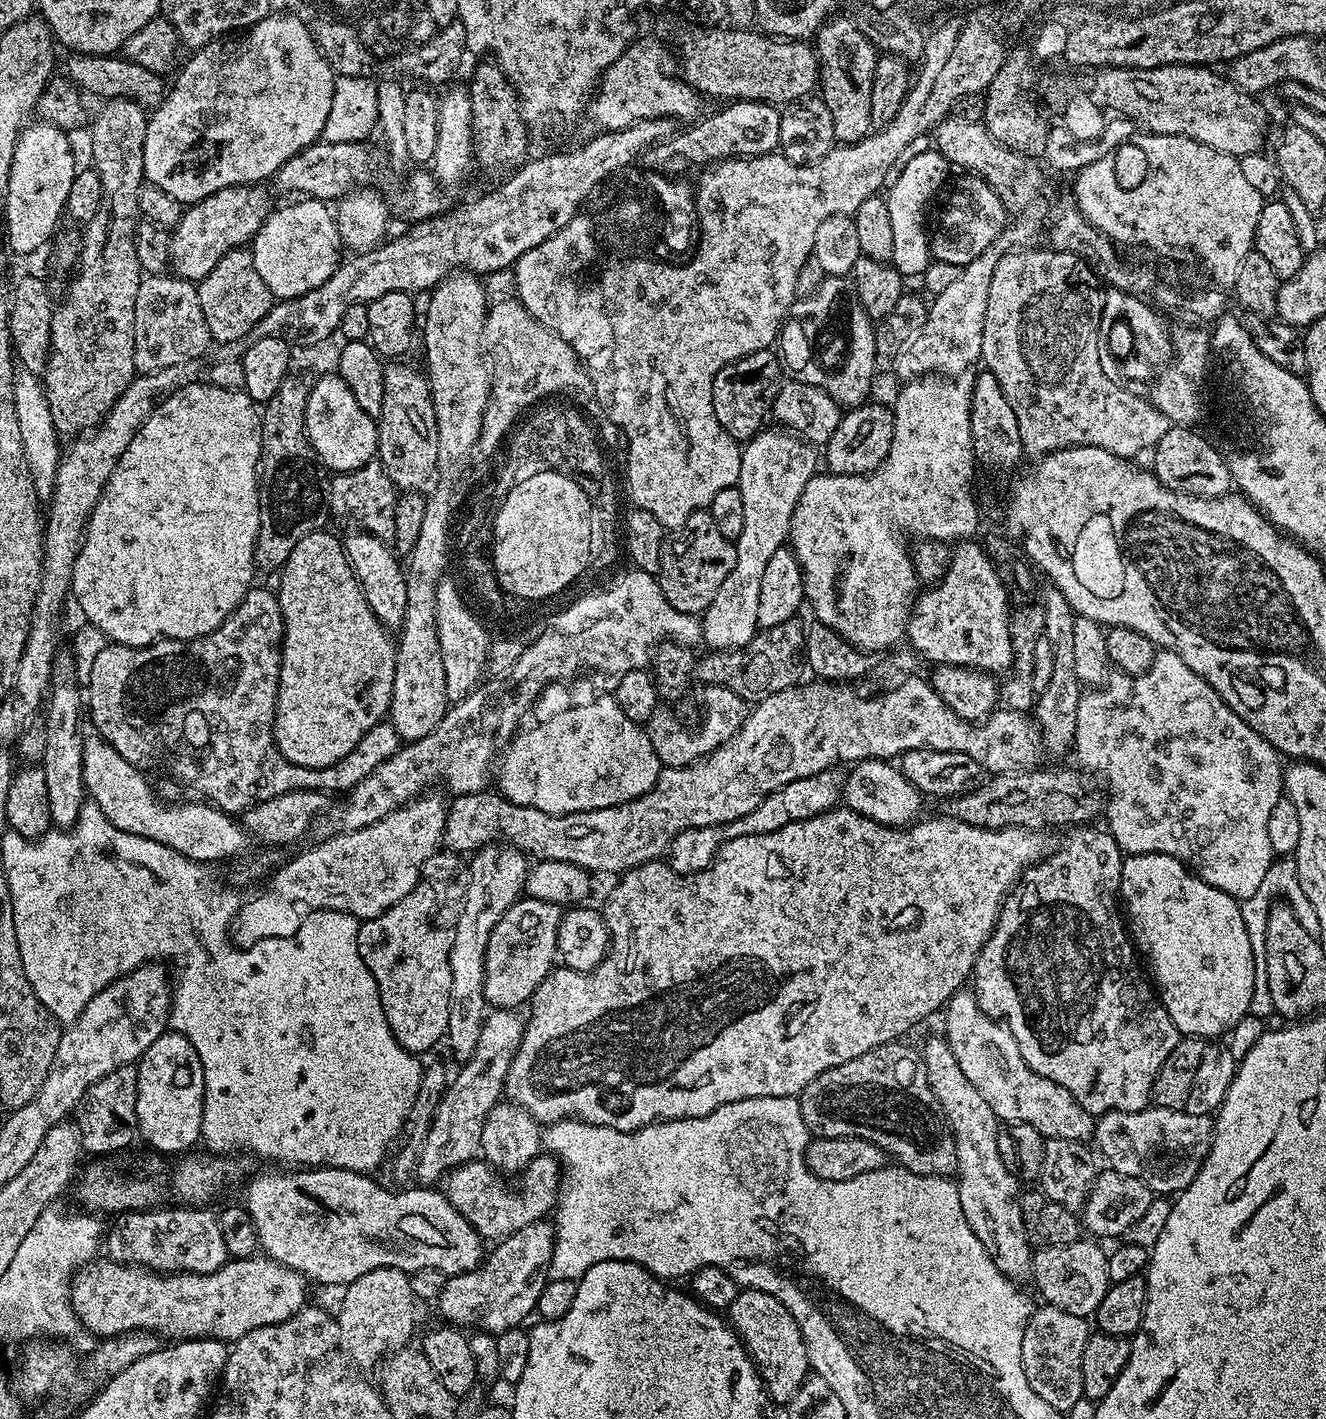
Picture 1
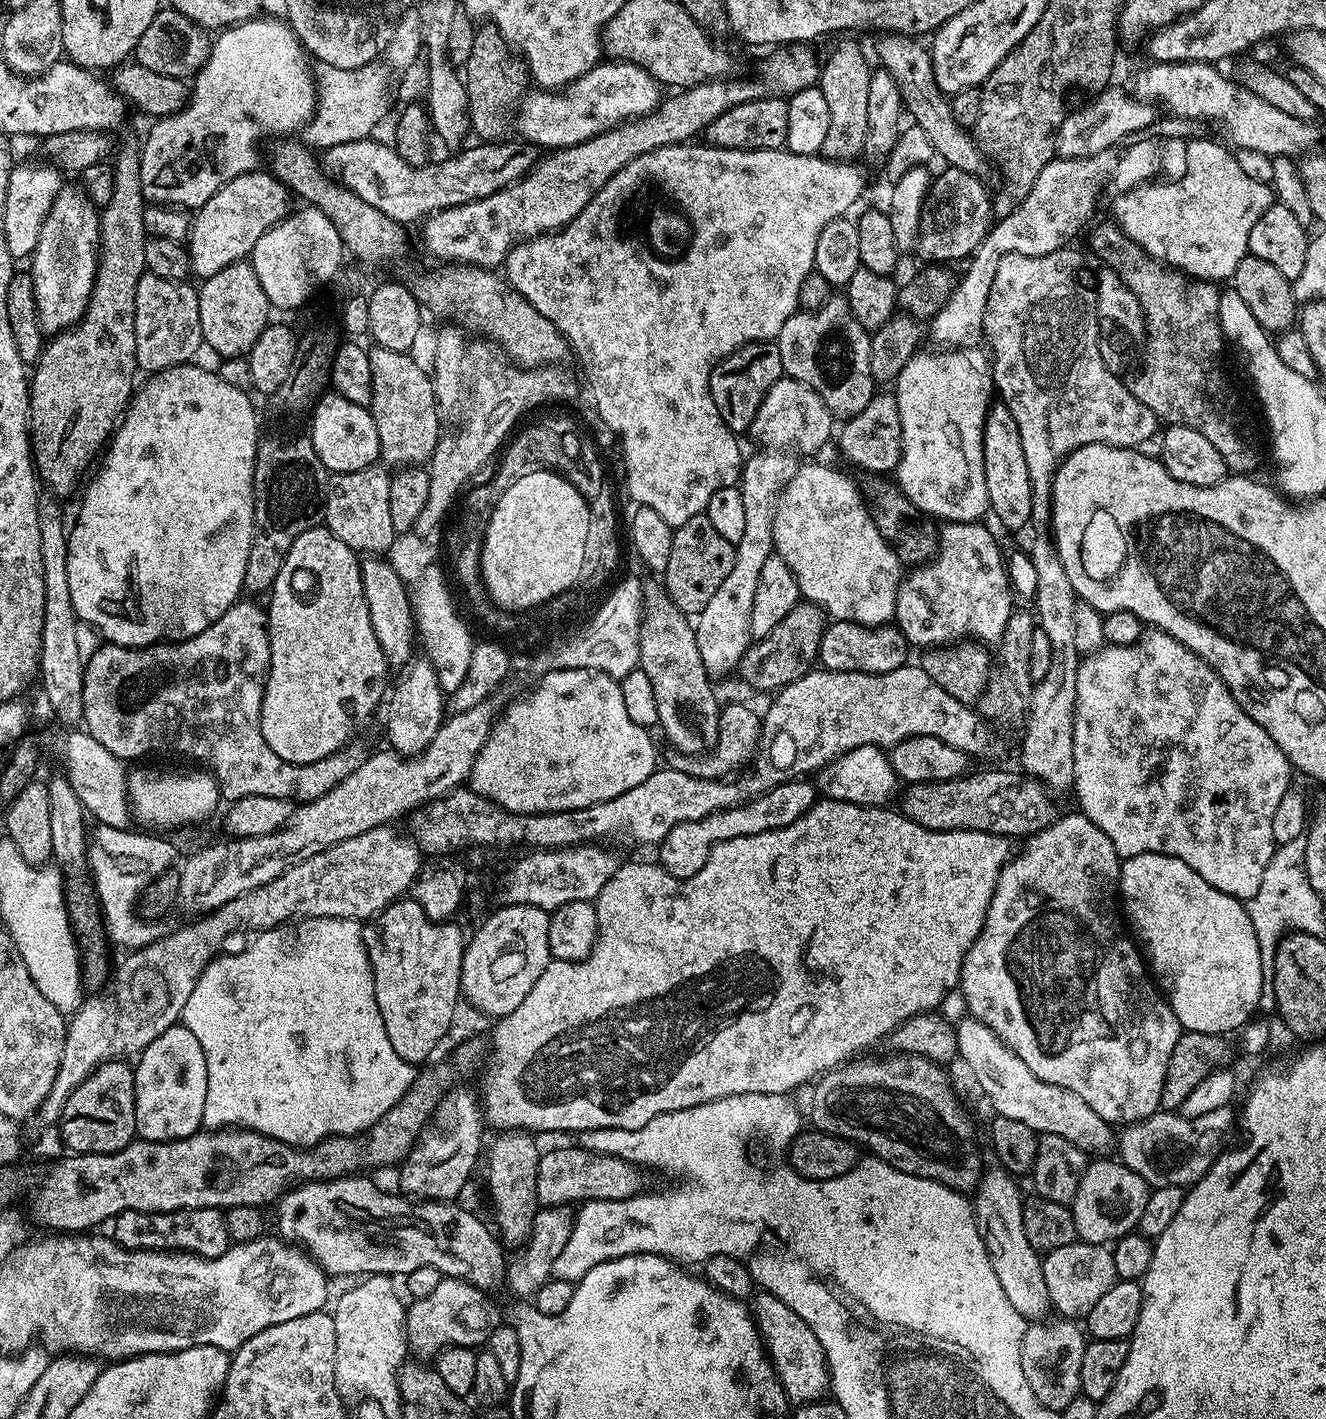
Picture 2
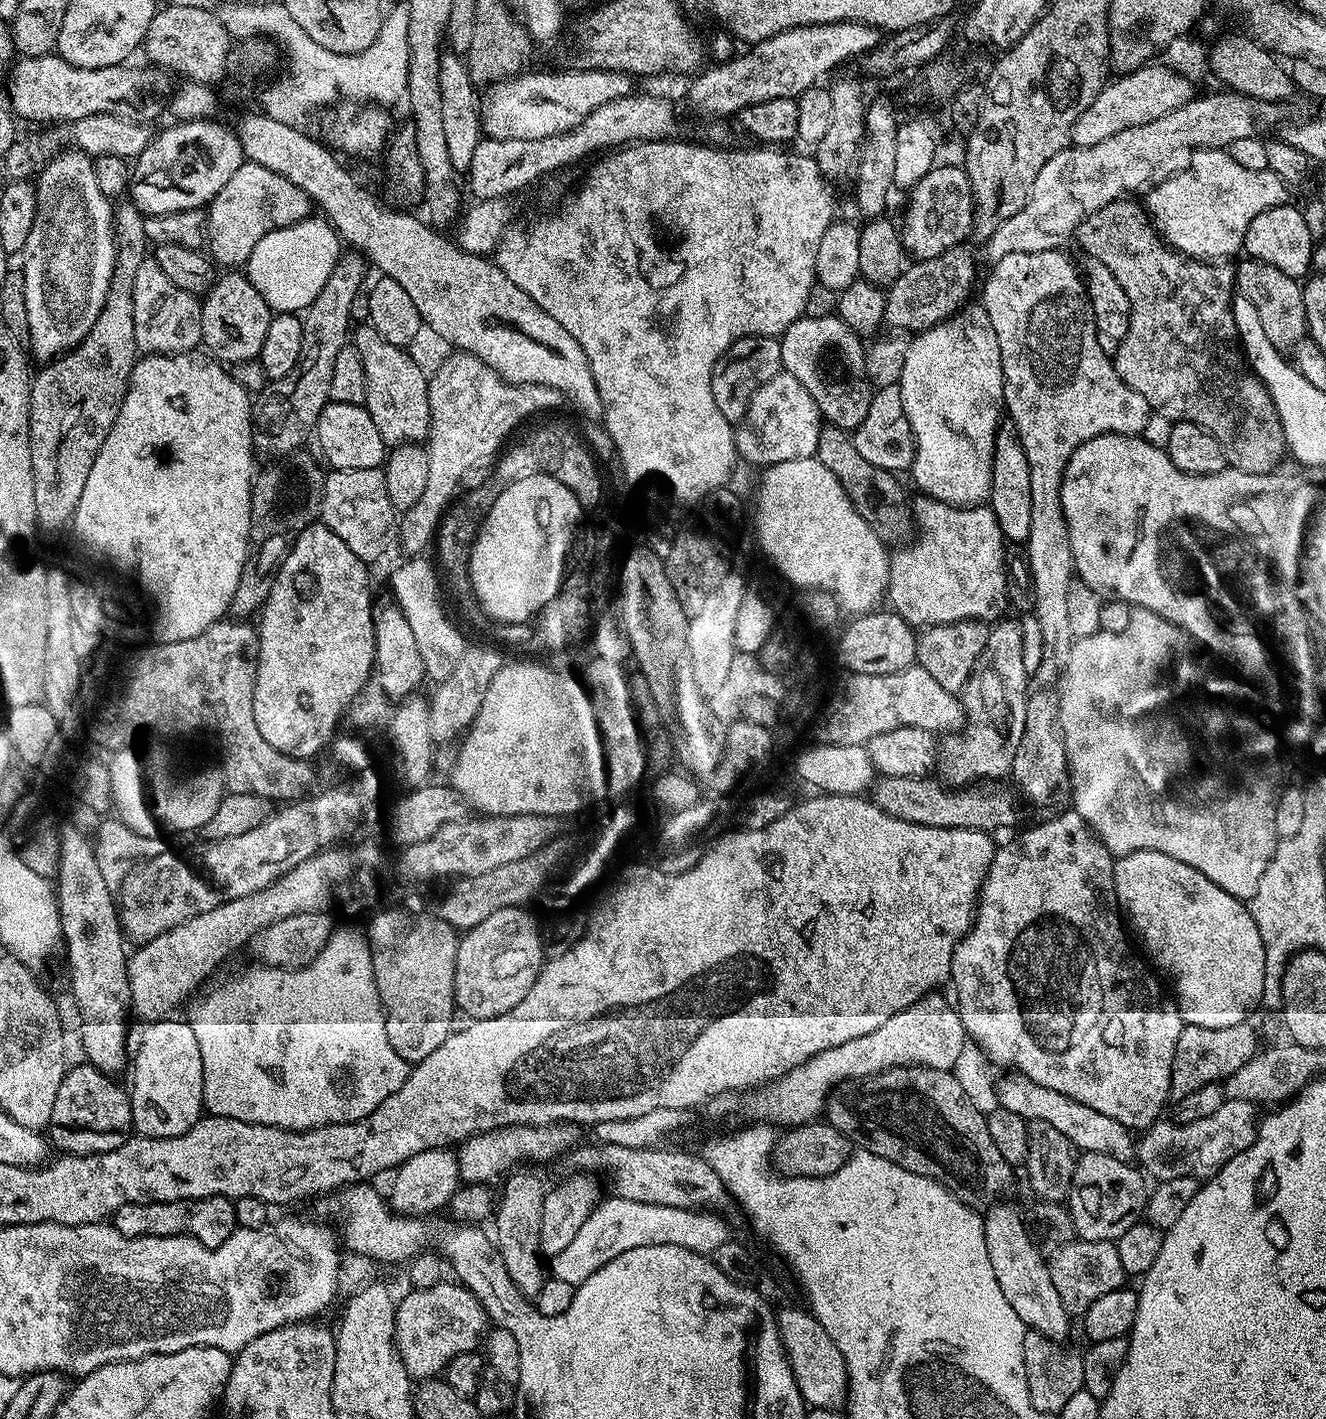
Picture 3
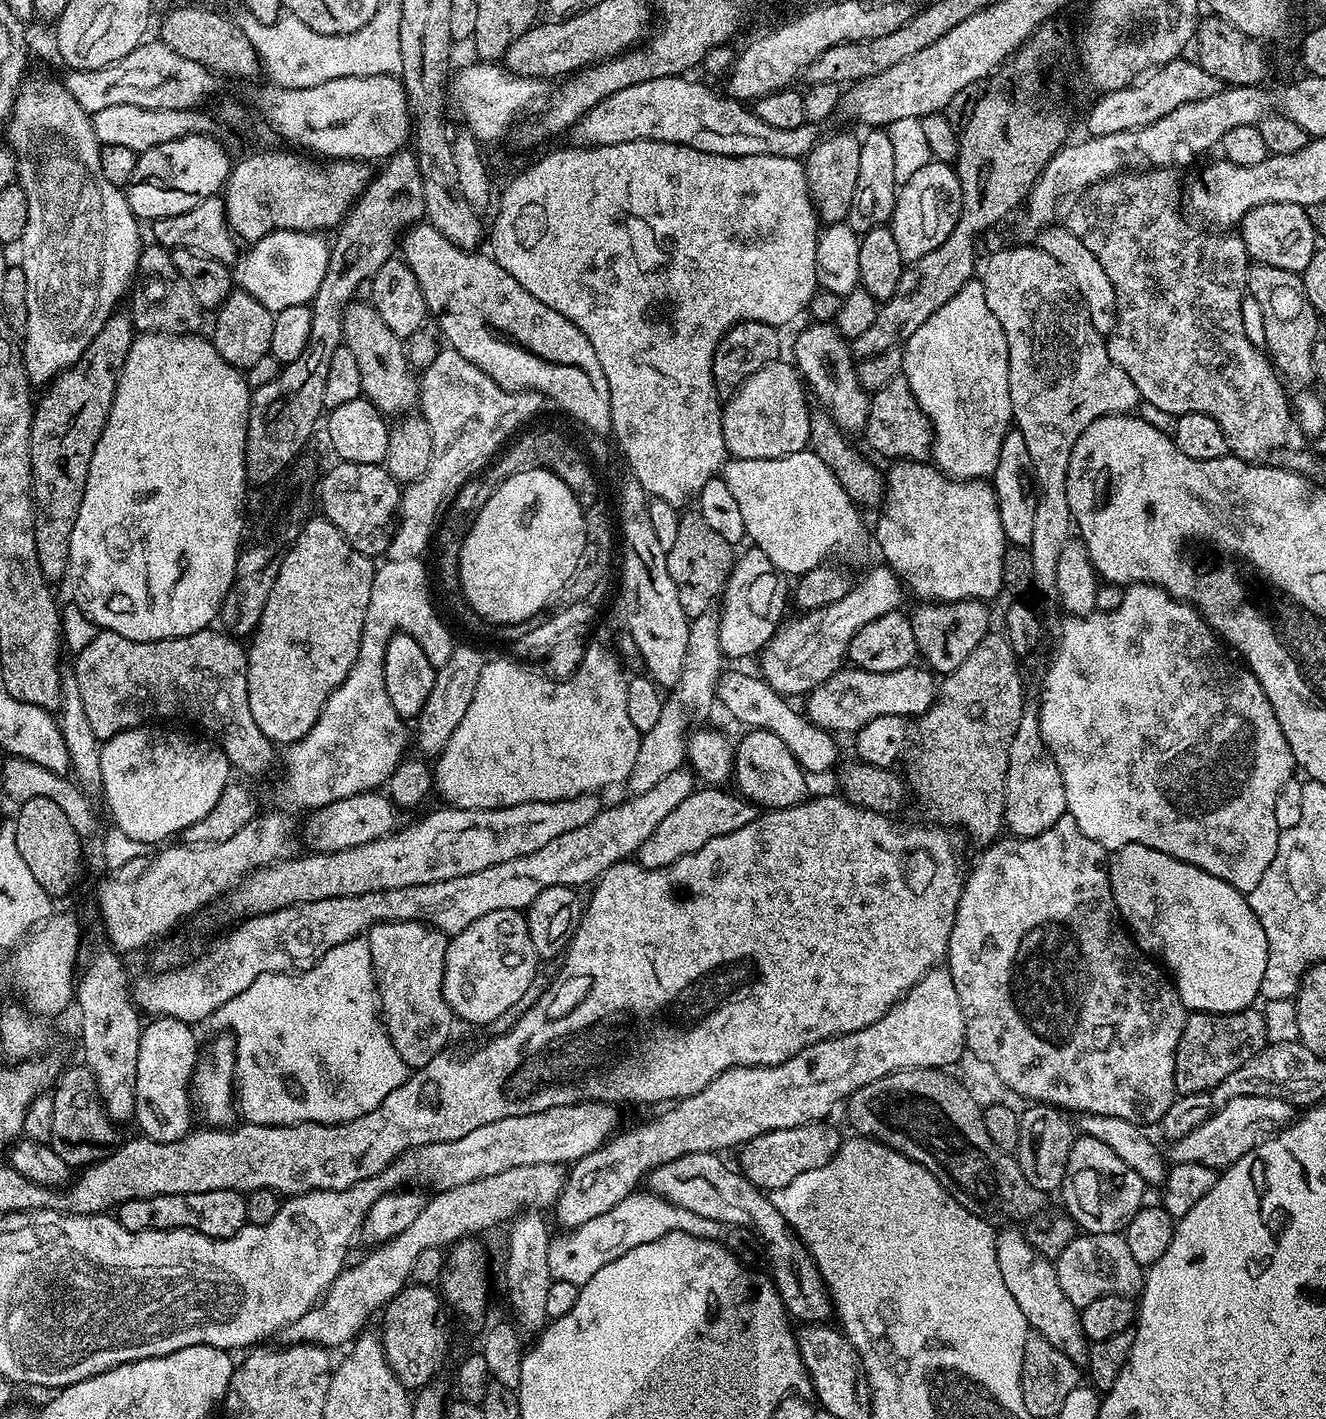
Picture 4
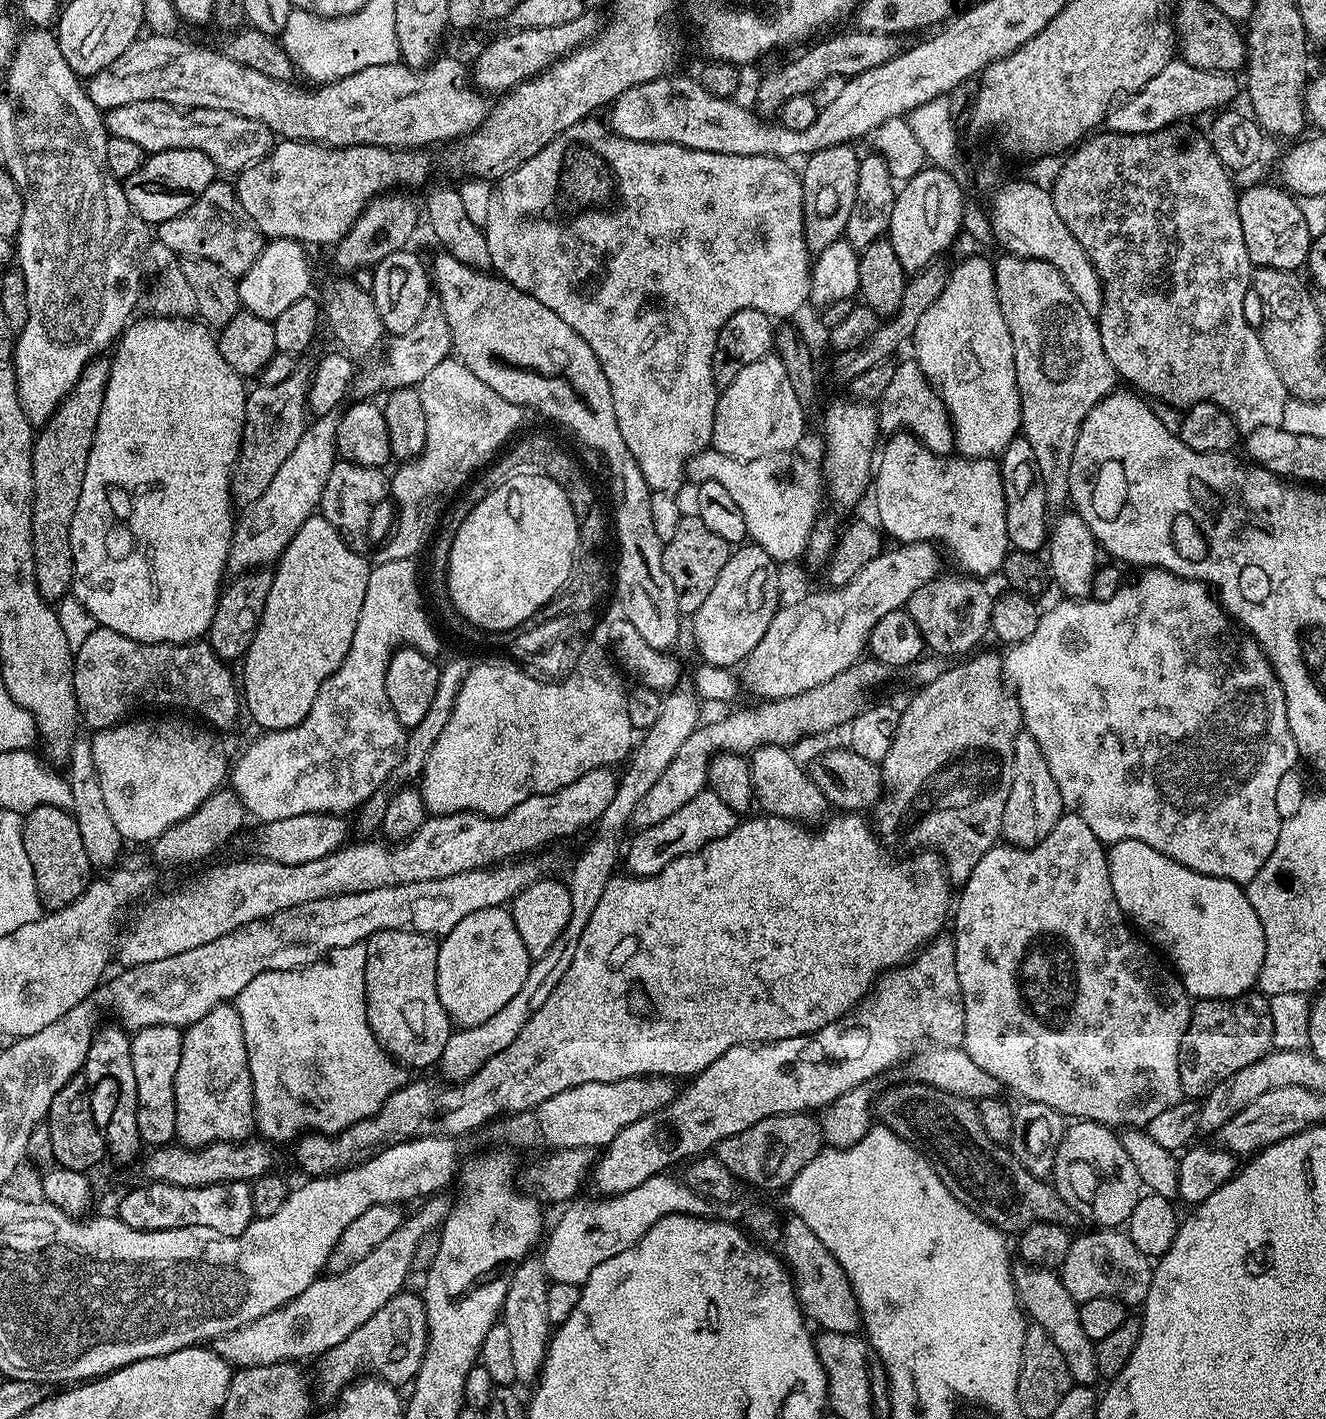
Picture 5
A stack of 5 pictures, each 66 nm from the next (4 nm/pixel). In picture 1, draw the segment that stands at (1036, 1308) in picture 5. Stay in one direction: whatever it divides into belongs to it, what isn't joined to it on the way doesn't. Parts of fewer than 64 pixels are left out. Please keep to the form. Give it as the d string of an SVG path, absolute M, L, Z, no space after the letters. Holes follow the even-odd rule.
M936 1034L922 1047L924 1065L928 1075L930 1090L934 1090L936 1100L940 1103L941 1113L950 1129L950 1139L956 1145L956 1172L958 1179L958 1198L962 1198L962 1214L982 1246L990 1254L994 1266L1006 1279L1013 1282L1027 1281L1032 1274L1033 1245L1026 1238L1026 1226L1022 1222L1020 1197L1021 1181L1006 1170L1002 1154L998 1154L998 1130L1001 1121L997 1120L994 1110L986 1103L986 1098L958 1066L954 1050L950 1050L943 1035Z

